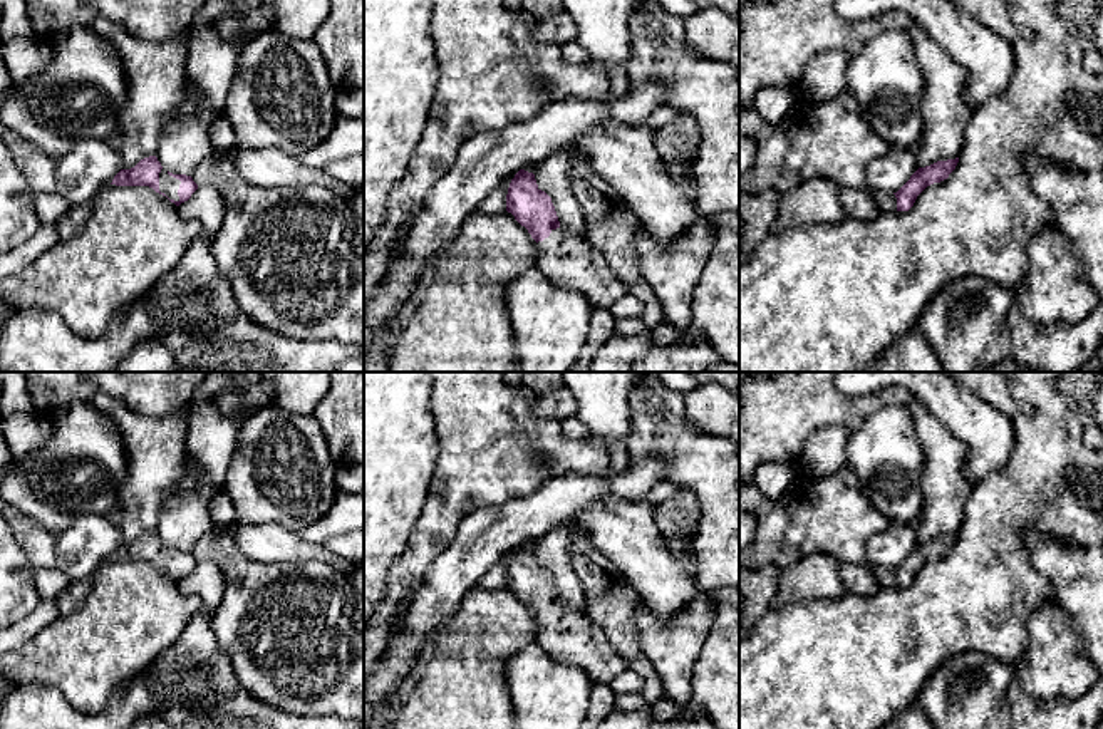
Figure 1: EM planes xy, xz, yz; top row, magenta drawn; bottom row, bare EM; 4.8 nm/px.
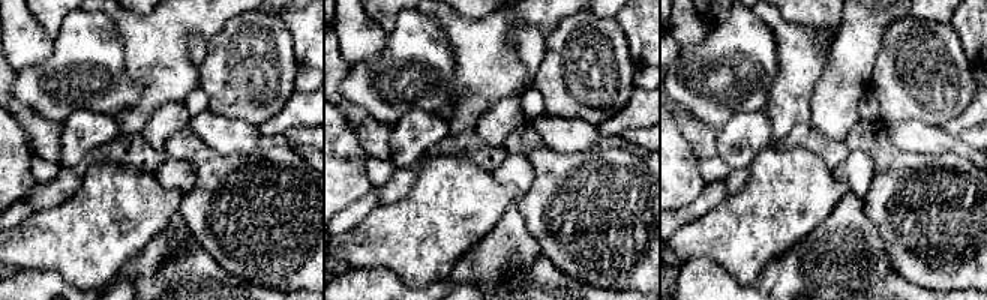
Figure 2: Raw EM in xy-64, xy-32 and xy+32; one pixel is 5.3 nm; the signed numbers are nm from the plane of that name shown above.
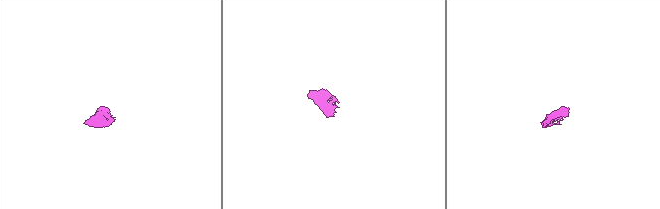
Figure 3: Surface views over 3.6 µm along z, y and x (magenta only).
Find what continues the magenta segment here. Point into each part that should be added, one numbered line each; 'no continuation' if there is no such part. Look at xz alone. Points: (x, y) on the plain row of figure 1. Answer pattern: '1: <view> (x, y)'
1: xz (570, 637)

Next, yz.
1: yz (885, 577)

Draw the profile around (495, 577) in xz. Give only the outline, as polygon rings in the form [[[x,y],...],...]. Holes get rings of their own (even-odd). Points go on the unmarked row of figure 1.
[[[515,551],[503,556],[498,563],[495,563],[479,580],[478,585],[484,588],[505,588],[506,587],[506,570],[510,558]]]

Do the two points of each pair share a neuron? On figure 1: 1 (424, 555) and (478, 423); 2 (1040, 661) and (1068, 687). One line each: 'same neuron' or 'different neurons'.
1: same neuron
2: same neuron

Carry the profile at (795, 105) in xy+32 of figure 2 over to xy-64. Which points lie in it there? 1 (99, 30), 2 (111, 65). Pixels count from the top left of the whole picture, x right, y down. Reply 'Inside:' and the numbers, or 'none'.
Inside: none

